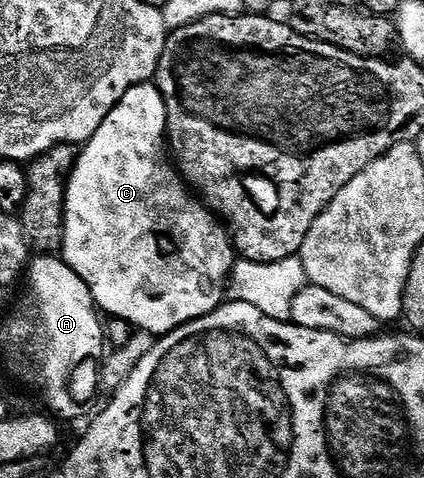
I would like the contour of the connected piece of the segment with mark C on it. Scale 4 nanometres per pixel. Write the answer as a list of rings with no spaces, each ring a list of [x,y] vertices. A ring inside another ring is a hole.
[[[153,82],[141,83],[128,89],[128,93],[124,93],[124,97],[114,106],[112,113],[108,113],[108,117],[104,117],[100,129],[96,129],[93,137],[81,148],[78,161],[75,163],[66,184],[66,220],[64,221],[64,237],[62,238],[60,255],[65,259],[67,265],[82,278],[84,285],[88,285],[95,304],[105,314],[107,311],[107,316],[122,319],[139,332],[161,337],[222,306],[224,292],[227,290],[228,280],[231,278],[231,271],[236,262],[234,245],[227,228],[195,198],[191,188],[187,186],[181,174],[175,170],[168,158],[166,106],[164,105],[164,97],[158,92],[157,86]]]

